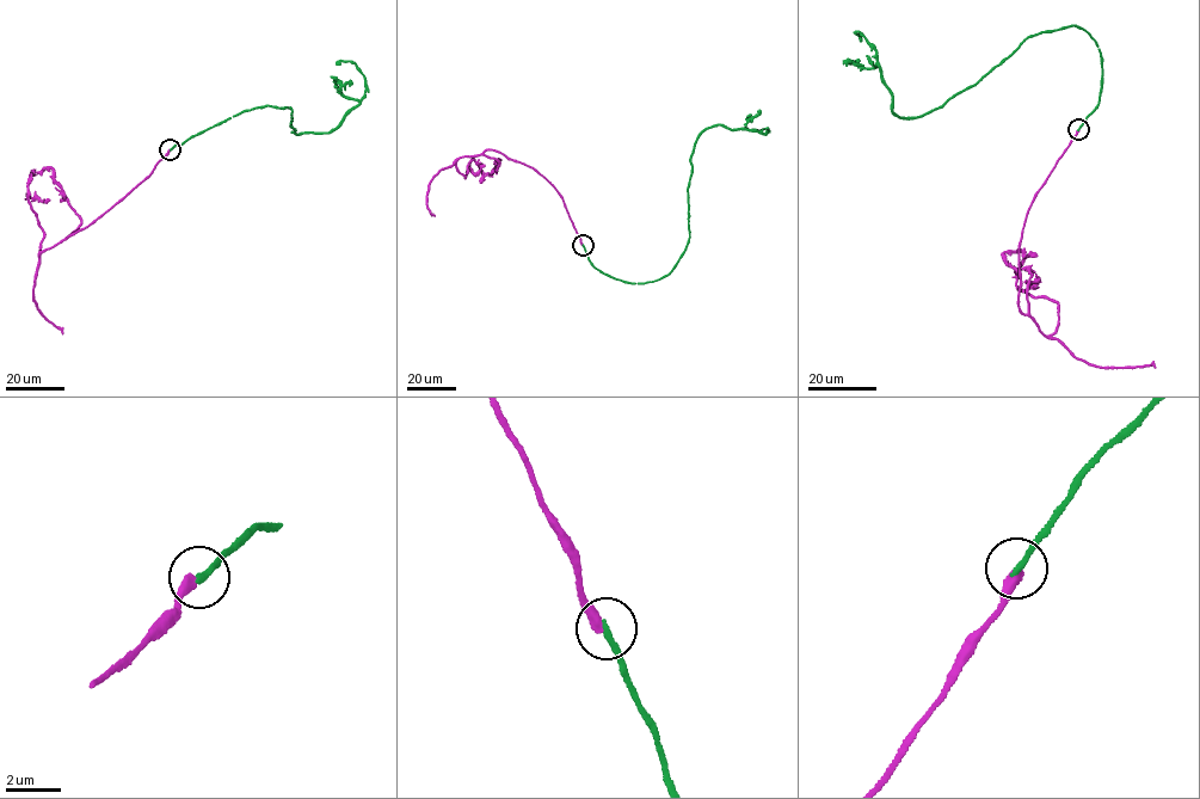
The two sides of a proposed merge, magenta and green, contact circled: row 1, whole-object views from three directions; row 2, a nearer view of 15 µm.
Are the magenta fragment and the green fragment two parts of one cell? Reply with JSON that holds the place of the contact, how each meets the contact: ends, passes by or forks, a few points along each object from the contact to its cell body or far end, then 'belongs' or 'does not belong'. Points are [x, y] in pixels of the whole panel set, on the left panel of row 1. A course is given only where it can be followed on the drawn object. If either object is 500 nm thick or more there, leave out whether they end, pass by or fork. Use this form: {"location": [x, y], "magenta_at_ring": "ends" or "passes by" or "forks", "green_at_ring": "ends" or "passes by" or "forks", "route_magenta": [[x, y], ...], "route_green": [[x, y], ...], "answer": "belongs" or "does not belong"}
{"location": [170, 149], "magenta_at_ring": "ends", "green_at_ring": "ends", "route_magenta": [[170, 149], [149, 176], [94, 221], [41, 252], [43, 231], [28, 195], [28, 179], [32, 174]], "route_green": [[170, 149], [269, 105], [290, 108], [299, 134], [330, 131], [365, 88], [356, 65], [336, 65]], "answer": "does not belong"}

